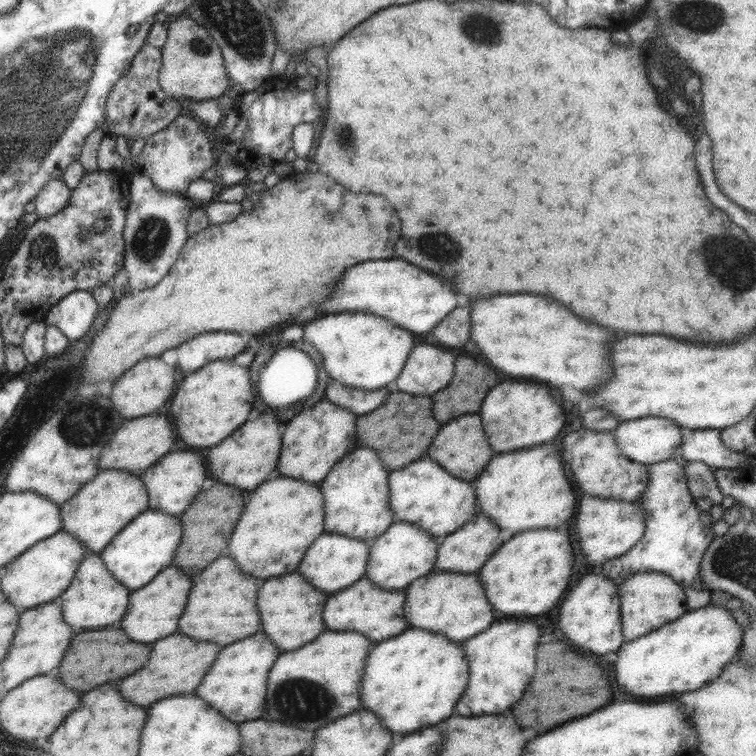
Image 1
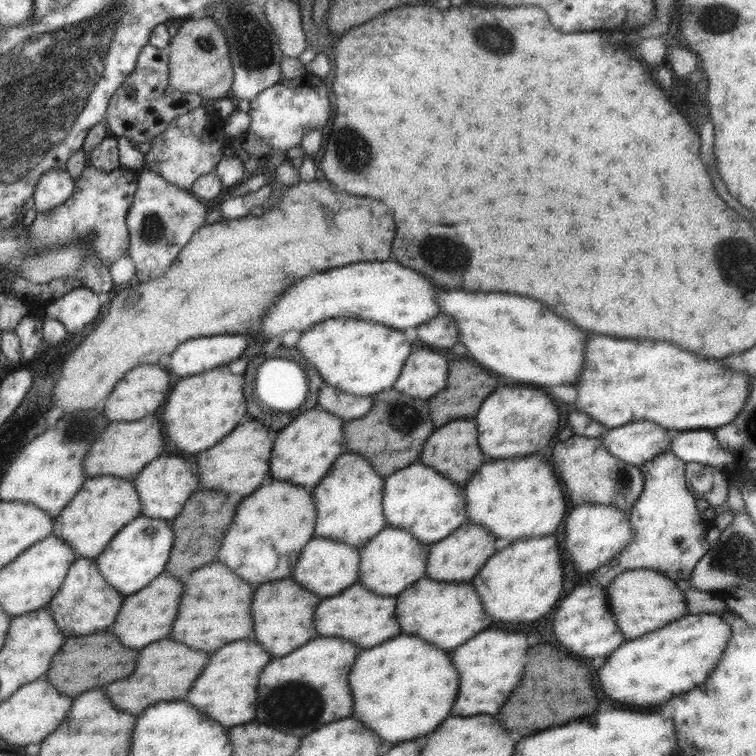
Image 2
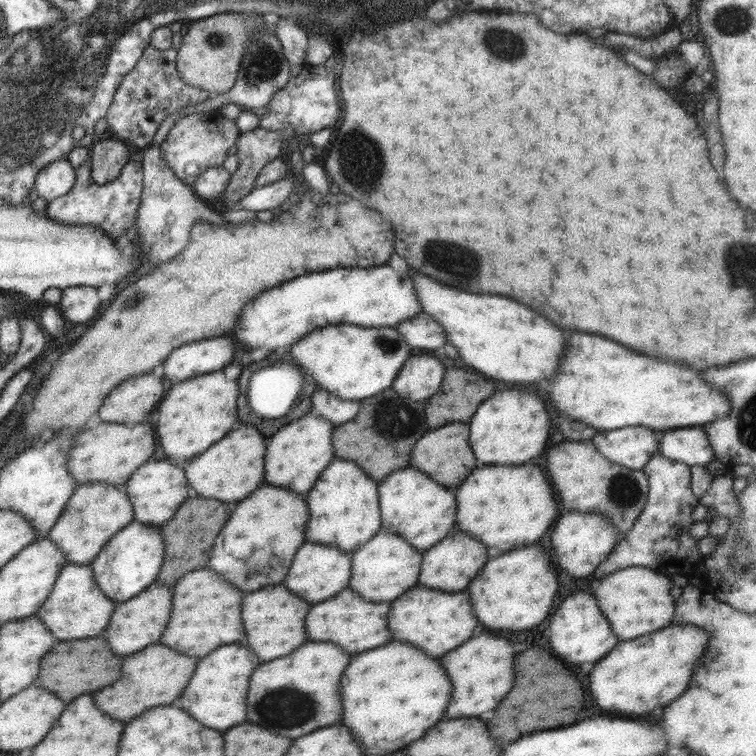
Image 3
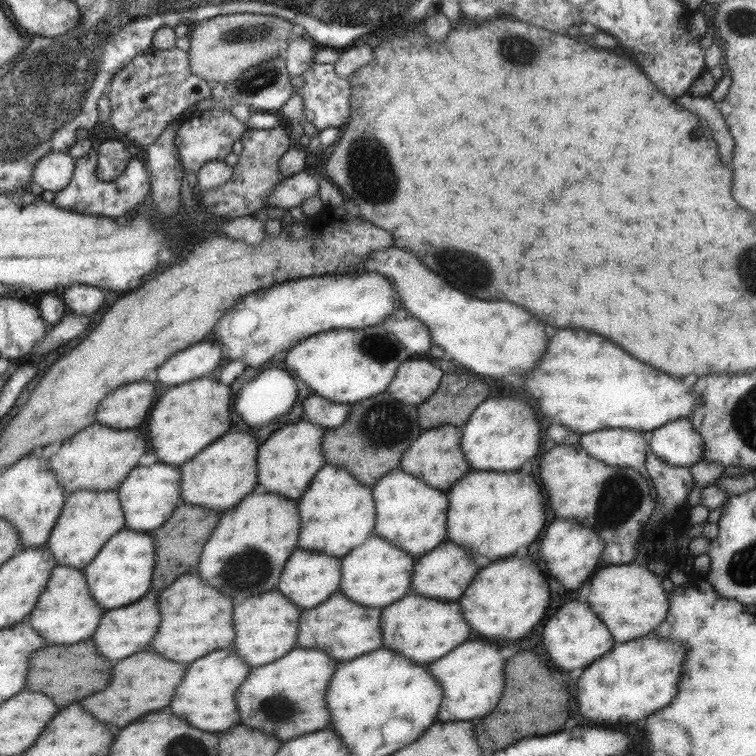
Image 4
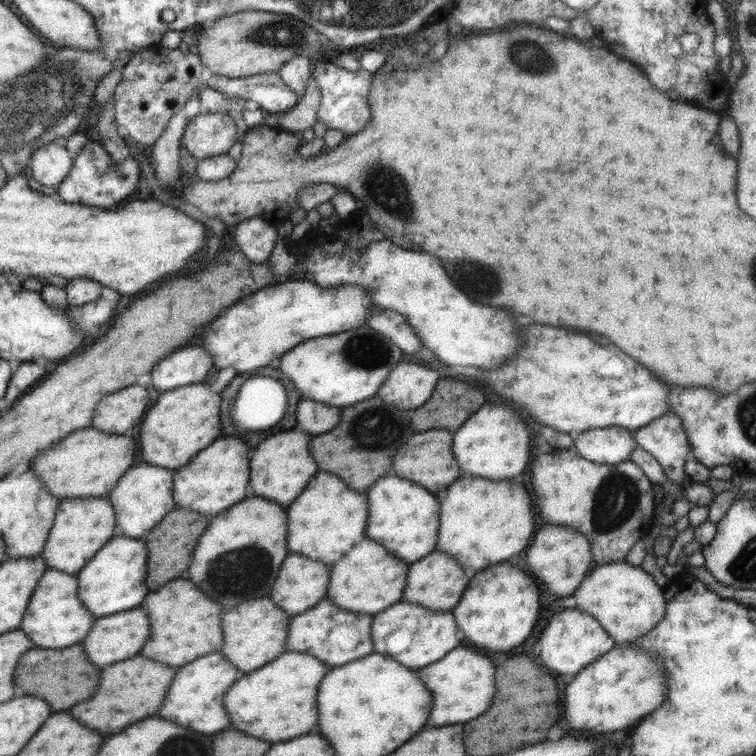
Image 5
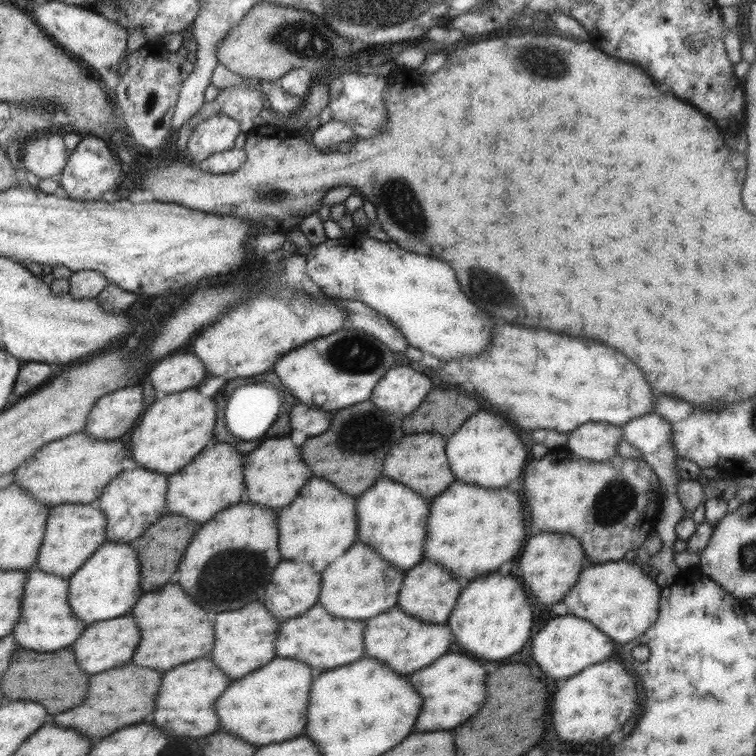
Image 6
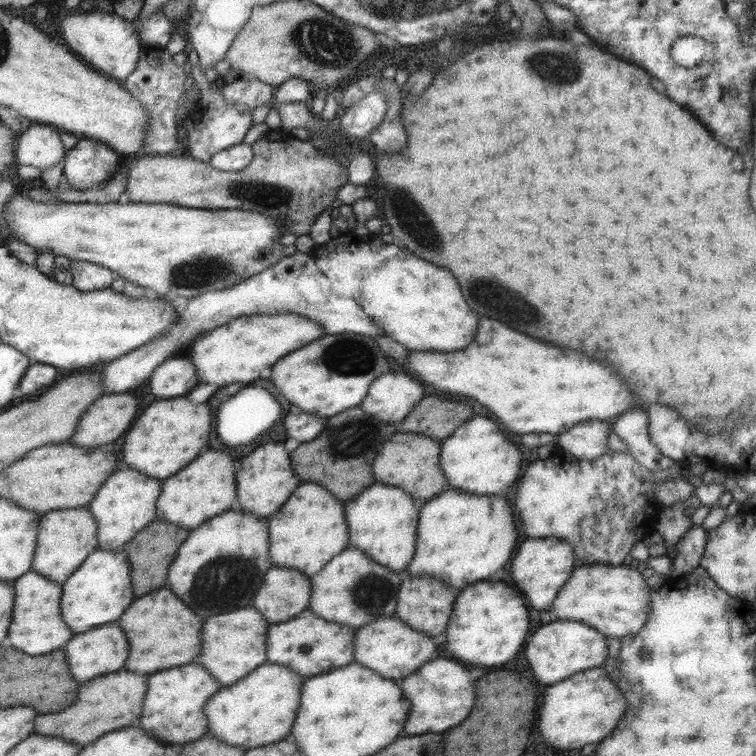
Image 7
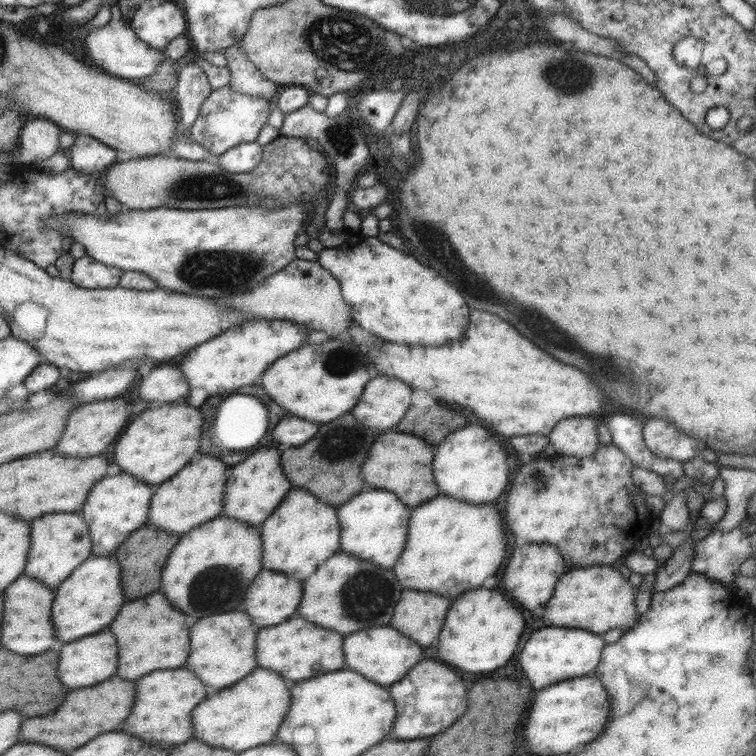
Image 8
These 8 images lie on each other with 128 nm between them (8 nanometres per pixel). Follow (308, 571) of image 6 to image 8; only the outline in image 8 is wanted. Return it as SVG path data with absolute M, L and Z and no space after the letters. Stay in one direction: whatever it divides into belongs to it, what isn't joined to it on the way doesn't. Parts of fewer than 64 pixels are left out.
M262 568L245 592L243 611L259 628L275 626L298 609L301 595L302 581Z

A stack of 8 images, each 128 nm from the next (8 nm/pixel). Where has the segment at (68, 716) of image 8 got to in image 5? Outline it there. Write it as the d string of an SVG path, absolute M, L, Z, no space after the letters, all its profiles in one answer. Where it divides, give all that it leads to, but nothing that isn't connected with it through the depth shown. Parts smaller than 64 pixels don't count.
M133 656L129 660L105 668L101 672L97 692L89 700L75 704L69 712L73 718L77 718L89 728L95 728L97 732L115 734L121 728L137 722L139 718L147 718L153 712L157 712L173 676L175 676L175 668L165 666L161 662L147 660L143 656Z

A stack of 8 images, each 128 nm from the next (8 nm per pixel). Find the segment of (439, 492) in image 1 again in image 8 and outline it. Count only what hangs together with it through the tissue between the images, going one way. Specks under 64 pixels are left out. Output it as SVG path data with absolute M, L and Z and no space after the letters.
M369 487L335 509L339 523L340 550L355 558L392 569L406 543L411 508L391 491Z

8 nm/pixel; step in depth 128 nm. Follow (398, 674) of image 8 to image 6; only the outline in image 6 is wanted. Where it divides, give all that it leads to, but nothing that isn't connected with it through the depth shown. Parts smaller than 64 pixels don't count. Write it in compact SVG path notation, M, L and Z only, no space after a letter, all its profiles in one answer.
M397 604L389 610L366 620L364 628L365 657L380 660L399 674L411 674L429 666L447 652L453 642L450 626L445 623L428 623L402 611Z

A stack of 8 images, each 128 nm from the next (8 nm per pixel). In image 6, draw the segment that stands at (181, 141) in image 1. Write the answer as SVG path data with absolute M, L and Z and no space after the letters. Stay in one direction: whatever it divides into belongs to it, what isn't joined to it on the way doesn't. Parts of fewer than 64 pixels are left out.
M214 114L205 120L202 120L194 127L193 132L188 137L186 143L187 157L193 162L205 160L210 154L229 150L234 146L234 138L240 133L240 128L237 122L224 114Z

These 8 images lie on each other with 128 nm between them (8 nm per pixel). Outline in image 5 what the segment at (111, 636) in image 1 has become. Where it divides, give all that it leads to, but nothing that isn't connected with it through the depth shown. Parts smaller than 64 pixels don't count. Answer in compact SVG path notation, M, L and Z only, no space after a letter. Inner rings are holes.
M73 644L63 650L49 650L49 648L43 650L34 646L19 657L13 676L14 684L17 686L15 696L21 696L21 694L43 696L53 712L67 710L75 702L81 702L83 698L91 696L99 682L99 670L87 660L87 656L79 644ZM41 684L45 684L45 692L41 692ZM55 692L57 692L57 704L55 704Z

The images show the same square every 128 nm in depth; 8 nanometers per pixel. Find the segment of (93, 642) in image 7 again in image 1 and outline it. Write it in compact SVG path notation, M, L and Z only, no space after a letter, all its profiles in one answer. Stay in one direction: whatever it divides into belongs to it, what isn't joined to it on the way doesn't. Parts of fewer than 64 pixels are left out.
M169 565L161 569L145 586L130 591L127 612L121 618L121 630L135 642L155 642L177 632L177 620L185 608L189 588L191 578L178 566Z

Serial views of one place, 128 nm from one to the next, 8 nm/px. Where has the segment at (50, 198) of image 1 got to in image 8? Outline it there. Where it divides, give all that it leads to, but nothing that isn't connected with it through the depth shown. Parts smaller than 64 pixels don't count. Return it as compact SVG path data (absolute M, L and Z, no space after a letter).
M26 117L18 136L18 158L12 165L29 164L33 160L45 160L60 148L61 128L46 118Z

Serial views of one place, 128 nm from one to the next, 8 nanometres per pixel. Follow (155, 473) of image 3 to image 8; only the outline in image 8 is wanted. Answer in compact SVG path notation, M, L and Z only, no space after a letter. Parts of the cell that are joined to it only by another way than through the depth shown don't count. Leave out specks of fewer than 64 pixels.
M130 474L105 475L89 491L79 514L85 519L91 541L91 555L111 556L133 532L148 523L148 510L153 487Z

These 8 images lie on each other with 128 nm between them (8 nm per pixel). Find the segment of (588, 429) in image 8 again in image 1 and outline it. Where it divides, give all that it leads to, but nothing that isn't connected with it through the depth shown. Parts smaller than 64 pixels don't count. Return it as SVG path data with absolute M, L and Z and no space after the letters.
M653 416L622 421L613 434L621 454L645 466L672 458L683 439L675 422Z

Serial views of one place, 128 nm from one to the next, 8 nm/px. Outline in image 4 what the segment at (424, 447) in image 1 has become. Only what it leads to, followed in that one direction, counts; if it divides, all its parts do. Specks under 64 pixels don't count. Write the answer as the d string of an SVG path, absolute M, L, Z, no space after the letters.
M381 392L363 402L351 406L351 414L343 426L335 430L326 430L322 438L323 458L326 463L345 467L361 484L374 485L380 478L394 468L398 468L401 457L409 445L421 434L423 430L417 426L418 409L416 406L393 402L387 392Z

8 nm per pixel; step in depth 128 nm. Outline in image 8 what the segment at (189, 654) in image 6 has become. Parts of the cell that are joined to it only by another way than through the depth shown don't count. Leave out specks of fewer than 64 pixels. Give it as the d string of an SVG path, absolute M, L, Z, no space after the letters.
M160 590L123 603L117 616L109 623L119 644L117 674L135 680L153 670L183 666L189 656L189 622L191 618L171 606Z

